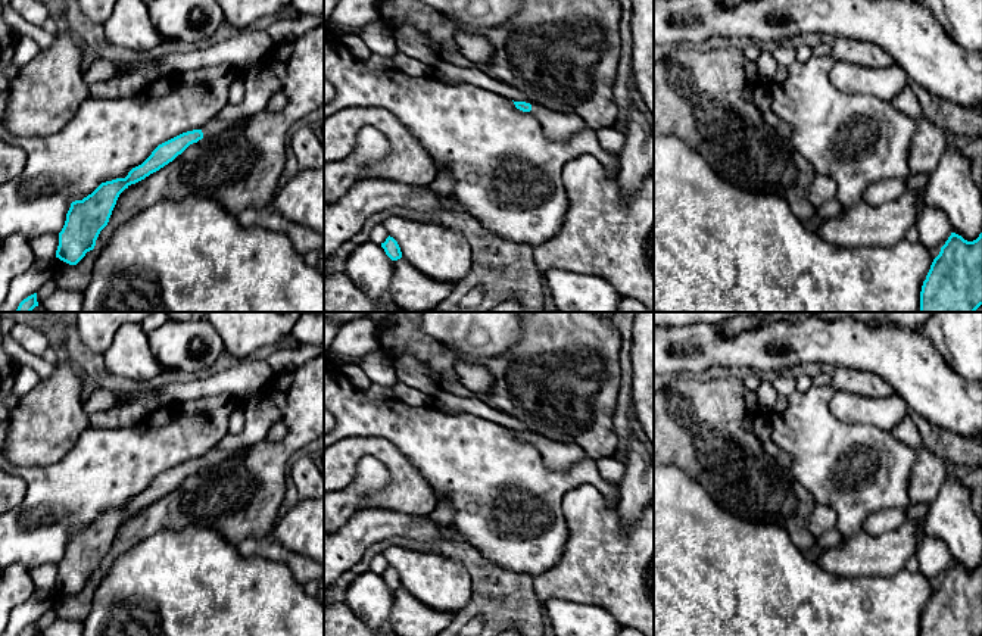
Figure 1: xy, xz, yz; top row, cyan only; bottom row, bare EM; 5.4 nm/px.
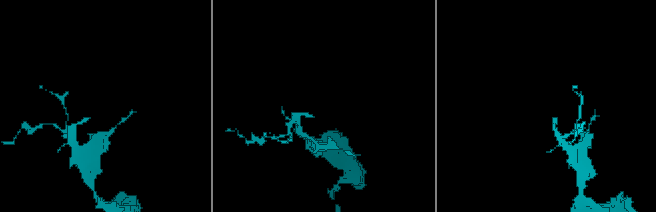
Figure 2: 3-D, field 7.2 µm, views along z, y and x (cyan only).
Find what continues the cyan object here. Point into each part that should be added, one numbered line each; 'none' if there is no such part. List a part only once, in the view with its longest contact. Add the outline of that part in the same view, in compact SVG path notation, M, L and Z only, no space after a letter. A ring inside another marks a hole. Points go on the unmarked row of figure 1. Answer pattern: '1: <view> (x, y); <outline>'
1: xy (217, 455); M244 446L244 448L239 448L236 450L224 450L224 449L219 449L219 448L213 448L206 455L203 455L202 462L206 467L215 465L215 464L219 464L219 462L228 459L228 458L241 456L246 452L247 448L249 446Z

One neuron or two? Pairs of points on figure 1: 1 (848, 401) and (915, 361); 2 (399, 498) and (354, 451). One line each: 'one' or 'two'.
1: two
2: one

